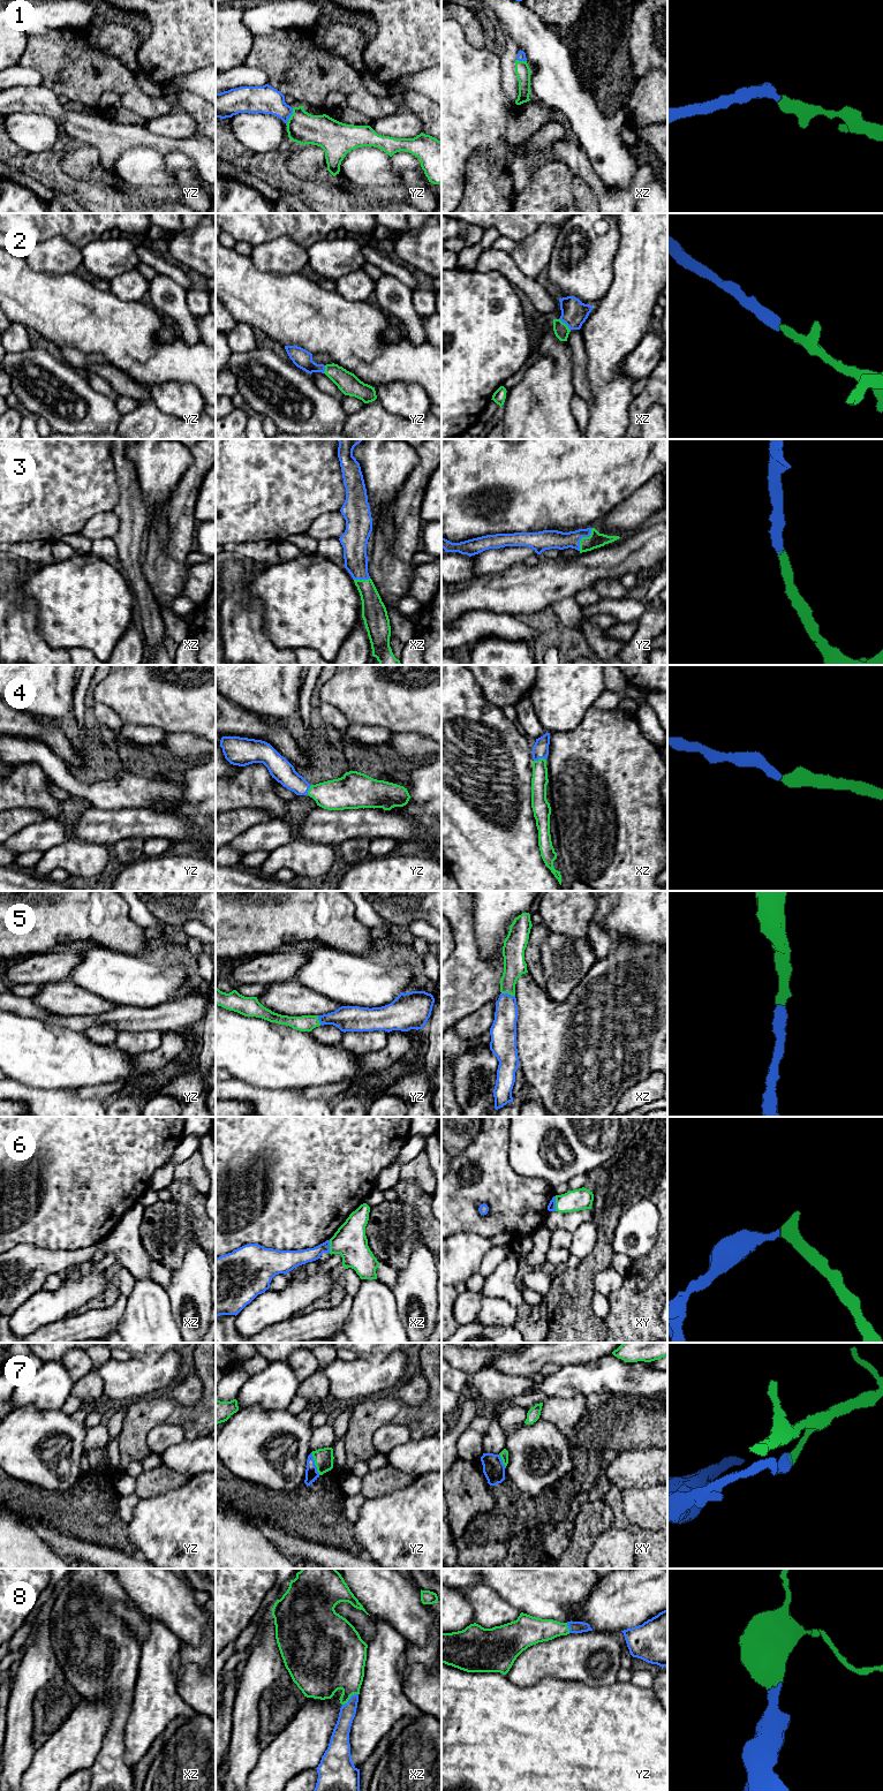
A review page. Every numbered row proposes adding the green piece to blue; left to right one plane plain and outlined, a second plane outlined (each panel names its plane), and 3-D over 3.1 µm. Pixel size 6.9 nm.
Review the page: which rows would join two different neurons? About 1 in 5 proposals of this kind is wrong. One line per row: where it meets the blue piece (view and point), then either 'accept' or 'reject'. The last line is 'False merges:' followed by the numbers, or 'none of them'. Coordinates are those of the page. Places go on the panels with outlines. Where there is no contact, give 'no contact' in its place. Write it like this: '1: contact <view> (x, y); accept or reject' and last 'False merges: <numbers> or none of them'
1: contact yz (289, 116); accept
2: contact xz (565, 323); accept
3: contact yz (582, 536); accept
4: contact xz (540, 757); accept
5: contact xz (507, 994); accept
6: contact xy (555, 1203); accept
7: contact yz (314, 1464); reject
8: contact xz (351, 1698); accept
False merges: 7

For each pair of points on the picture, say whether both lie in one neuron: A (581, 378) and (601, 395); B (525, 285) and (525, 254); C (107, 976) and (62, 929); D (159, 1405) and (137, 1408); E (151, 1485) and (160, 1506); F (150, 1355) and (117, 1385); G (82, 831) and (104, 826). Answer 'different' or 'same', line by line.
A: different
B: different
C: different
D: same
E: different
F: different
G: same

